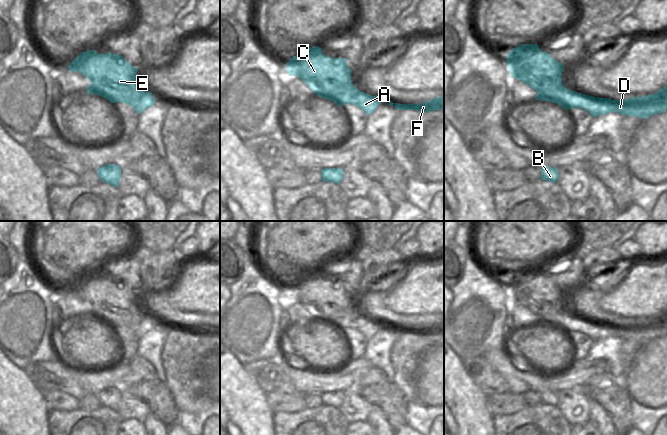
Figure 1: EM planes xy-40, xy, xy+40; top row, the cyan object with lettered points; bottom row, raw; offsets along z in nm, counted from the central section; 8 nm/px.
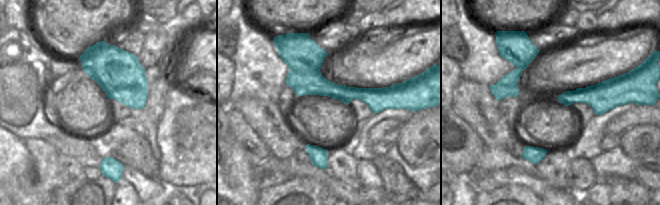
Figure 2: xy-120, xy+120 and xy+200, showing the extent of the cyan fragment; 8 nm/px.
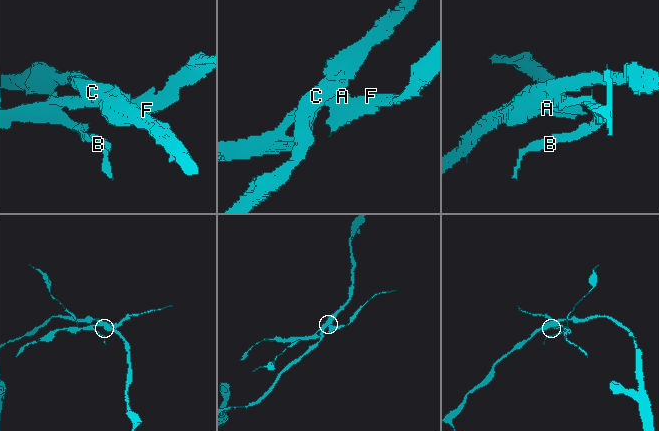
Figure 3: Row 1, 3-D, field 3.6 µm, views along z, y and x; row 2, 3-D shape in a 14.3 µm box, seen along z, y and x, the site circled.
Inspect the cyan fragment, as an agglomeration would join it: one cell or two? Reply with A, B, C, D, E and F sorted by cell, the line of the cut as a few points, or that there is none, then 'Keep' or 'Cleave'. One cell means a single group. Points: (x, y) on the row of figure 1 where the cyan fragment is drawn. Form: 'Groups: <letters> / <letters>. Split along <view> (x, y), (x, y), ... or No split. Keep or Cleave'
Groups: A B D F / C E. Split along xy (361, 91), (337, 95), (327, 92), (319, 92), (317, 94). Cleave.

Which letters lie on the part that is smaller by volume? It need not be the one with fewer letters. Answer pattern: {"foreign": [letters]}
{"foreign": ["A", "B", "D", "F"]}

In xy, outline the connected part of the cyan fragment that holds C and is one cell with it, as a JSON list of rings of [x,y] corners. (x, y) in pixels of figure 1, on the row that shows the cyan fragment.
[[[319,46],[305,48],[293,56],[287,63],[287,73],[298,76],[312,92],[340,94],[358,94],[351,82],[351,69],[346,58],[324,56]]]

